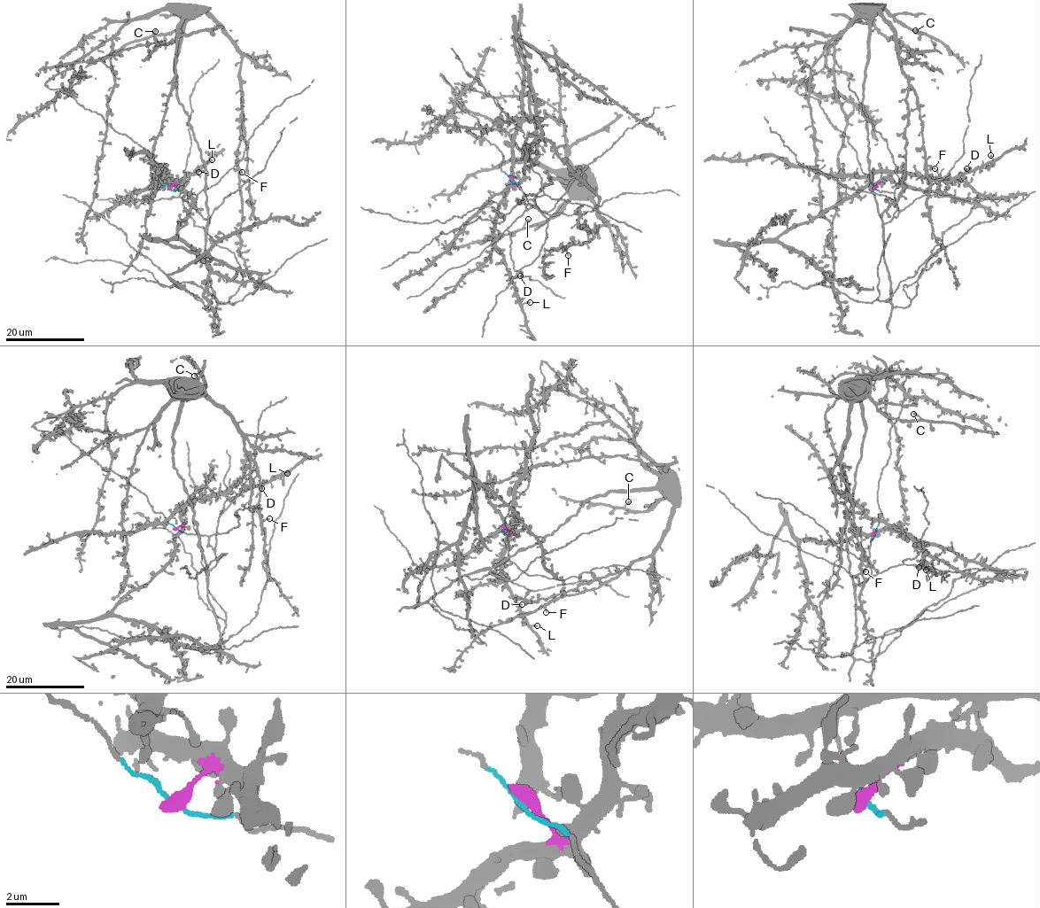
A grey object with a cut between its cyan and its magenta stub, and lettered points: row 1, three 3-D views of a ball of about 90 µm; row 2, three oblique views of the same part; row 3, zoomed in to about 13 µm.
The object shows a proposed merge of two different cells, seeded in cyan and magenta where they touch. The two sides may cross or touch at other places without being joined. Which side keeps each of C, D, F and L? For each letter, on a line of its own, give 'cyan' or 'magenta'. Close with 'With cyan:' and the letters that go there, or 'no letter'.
C: cyan
D: magenta
F: cyan
L: magenta
With cyan: C, F

